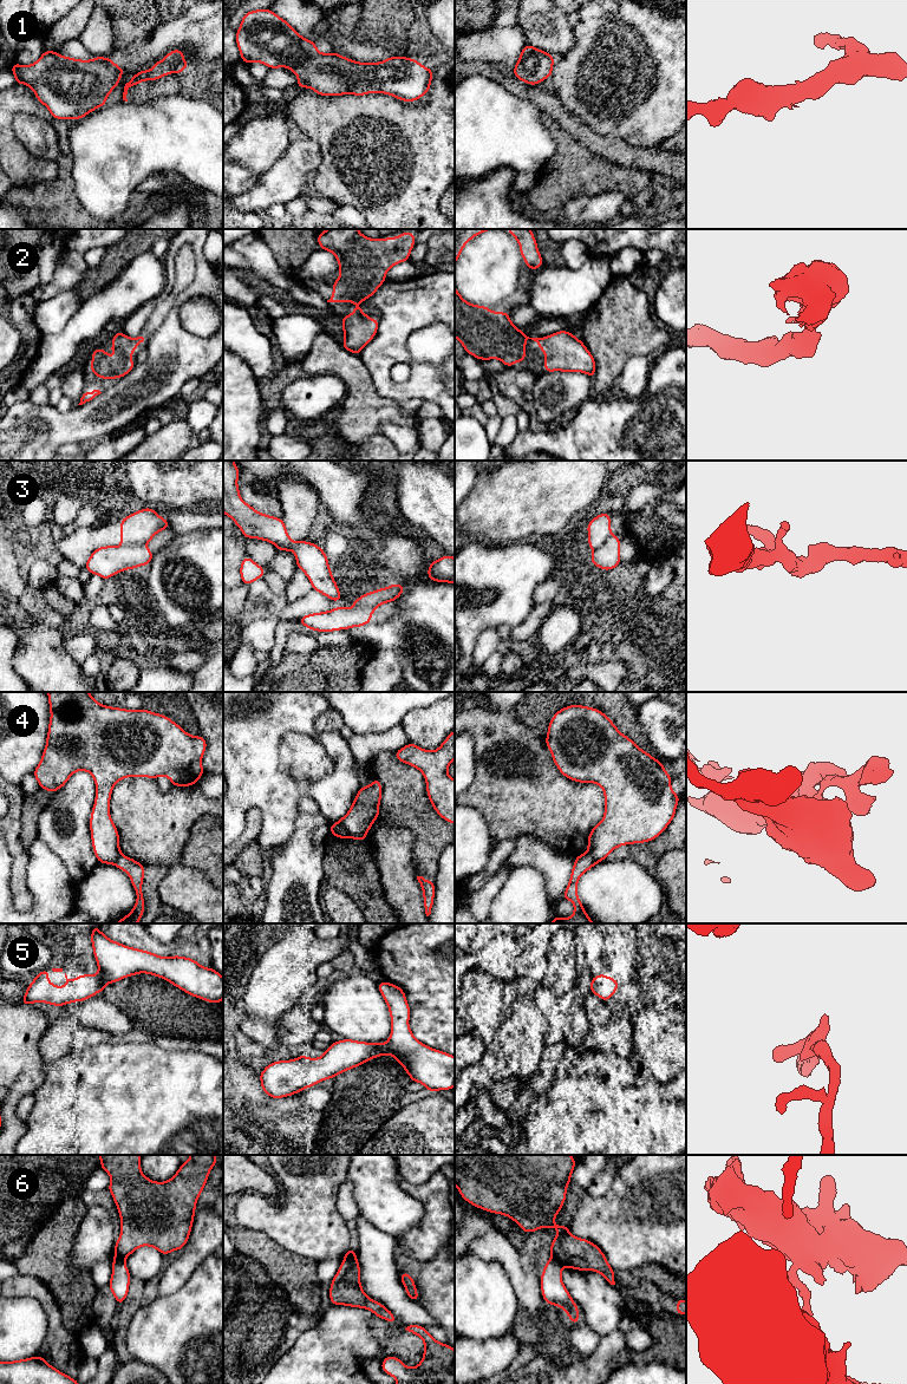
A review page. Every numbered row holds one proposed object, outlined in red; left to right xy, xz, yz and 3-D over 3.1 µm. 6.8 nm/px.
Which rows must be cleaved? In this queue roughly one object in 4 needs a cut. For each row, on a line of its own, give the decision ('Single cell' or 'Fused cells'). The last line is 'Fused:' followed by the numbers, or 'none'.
1: Single cell
2: Single cell
3: Single cell
4: Fused cells
5: Single cell
6: Fused cells
Fused: 4, 6

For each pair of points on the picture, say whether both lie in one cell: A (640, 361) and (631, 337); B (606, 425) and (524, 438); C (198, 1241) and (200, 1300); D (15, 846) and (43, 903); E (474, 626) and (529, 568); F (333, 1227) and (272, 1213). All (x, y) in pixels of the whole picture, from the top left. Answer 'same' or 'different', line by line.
A: different
B: same
C: different
D: different
E: same
F: same

